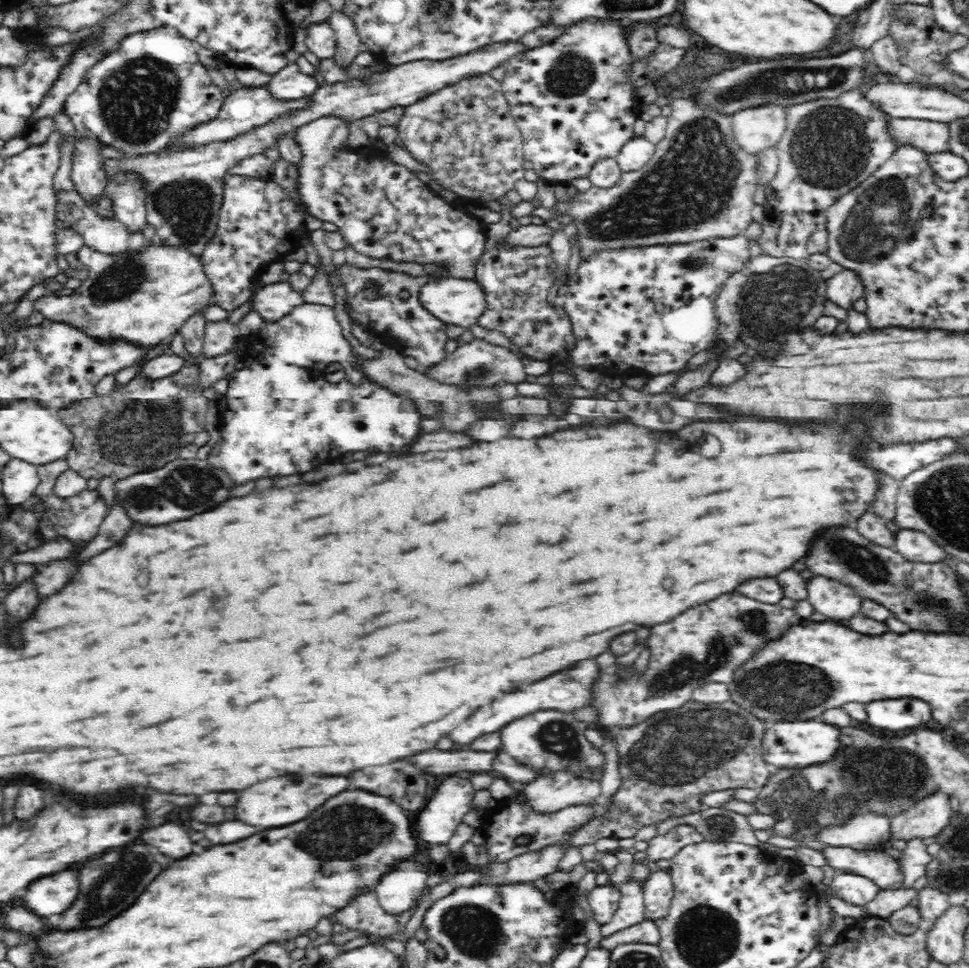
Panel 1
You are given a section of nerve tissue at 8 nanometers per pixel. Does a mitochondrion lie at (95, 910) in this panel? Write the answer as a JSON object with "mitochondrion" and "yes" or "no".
{"mitochondrion":"yes"}

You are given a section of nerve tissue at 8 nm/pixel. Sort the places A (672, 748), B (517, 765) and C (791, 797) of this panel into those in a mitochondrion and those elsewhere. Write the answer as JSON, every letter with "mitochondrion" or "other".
{"A":"mitochondrion","B":"other","C":"mitochondrion"}

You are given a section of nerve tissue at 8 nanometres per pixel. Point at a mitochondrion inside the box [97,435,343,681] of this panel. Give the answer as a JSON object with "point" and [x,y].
{"point":[192,487]}

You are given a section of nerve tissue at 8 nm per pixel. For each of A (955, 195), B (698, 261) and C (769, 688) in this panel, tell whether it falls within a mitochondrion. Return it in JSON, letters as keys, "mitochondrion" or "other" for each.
{"A":"other","B":"mitochondrion","C":"mitochondrion"}

